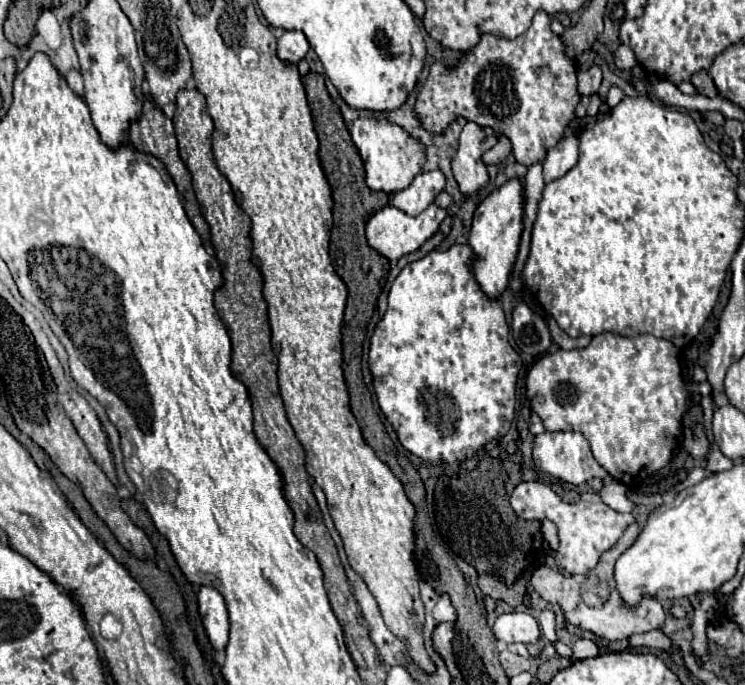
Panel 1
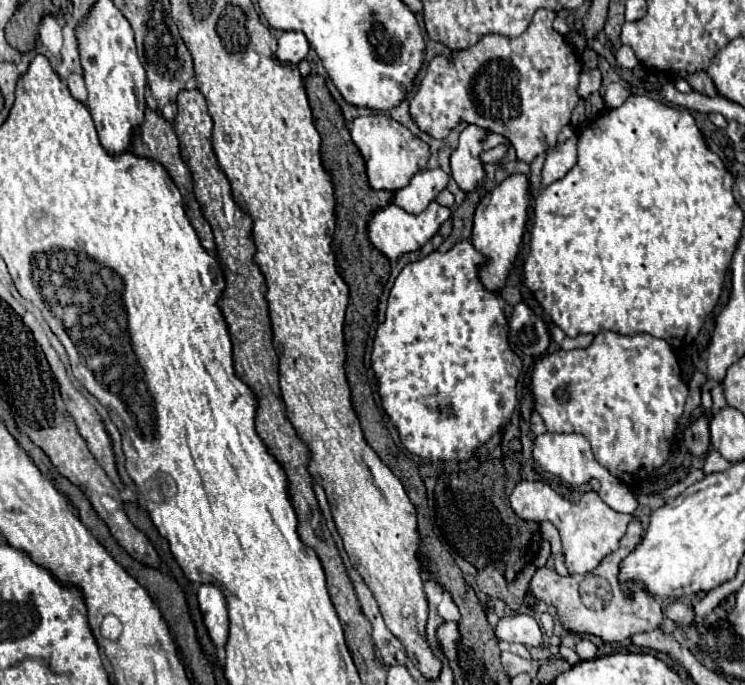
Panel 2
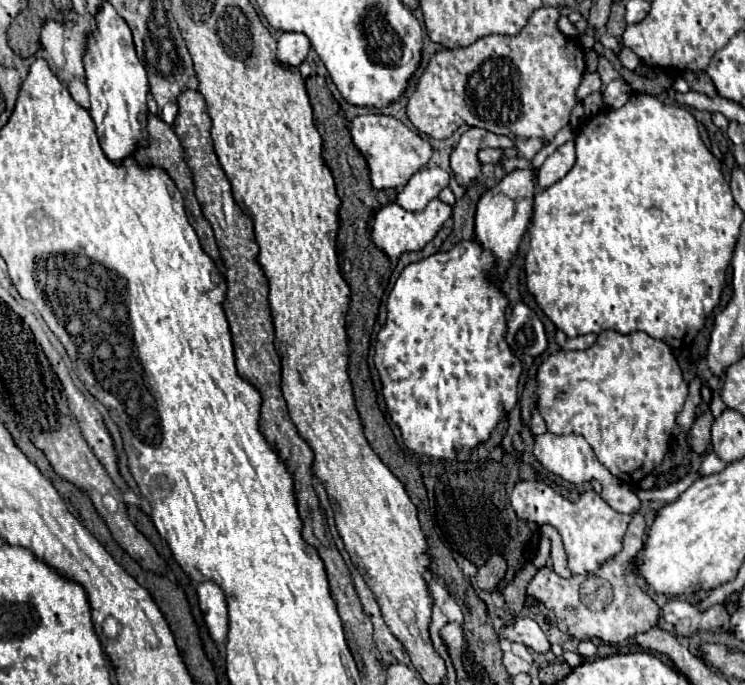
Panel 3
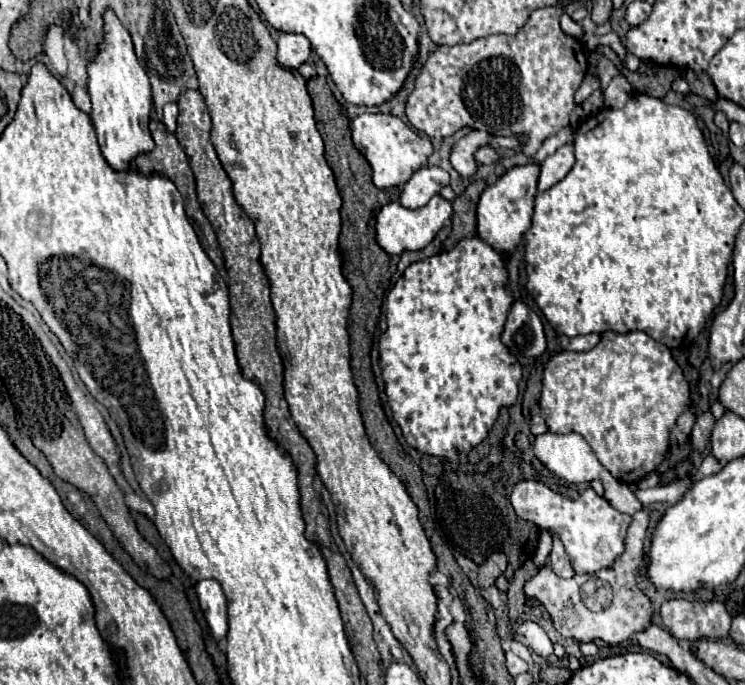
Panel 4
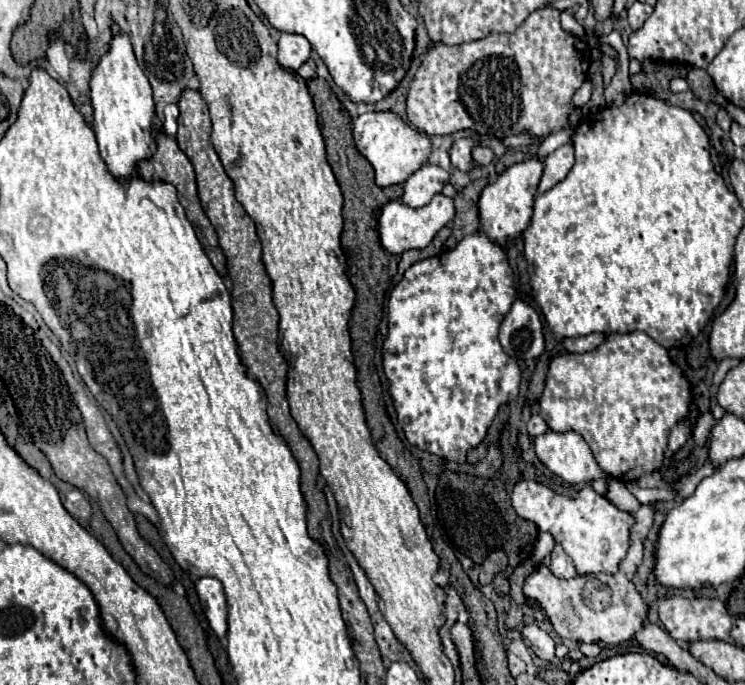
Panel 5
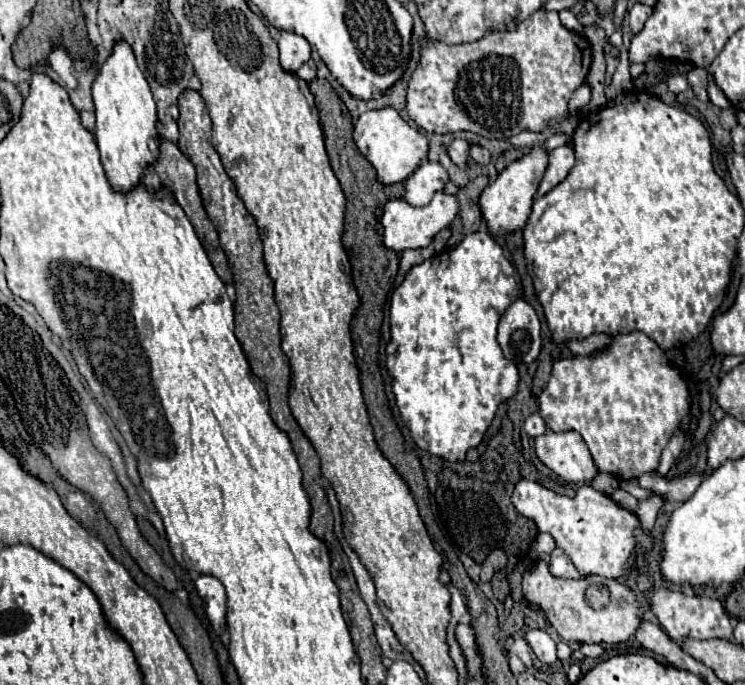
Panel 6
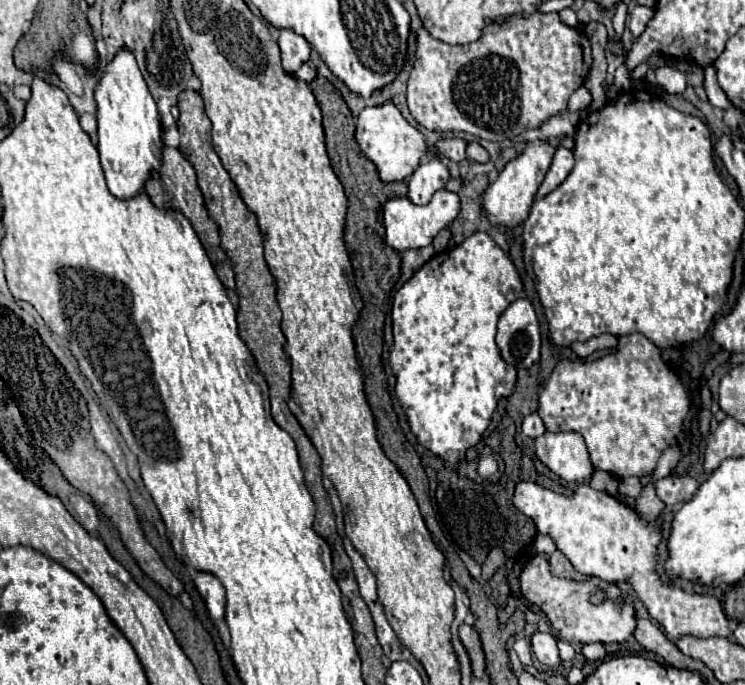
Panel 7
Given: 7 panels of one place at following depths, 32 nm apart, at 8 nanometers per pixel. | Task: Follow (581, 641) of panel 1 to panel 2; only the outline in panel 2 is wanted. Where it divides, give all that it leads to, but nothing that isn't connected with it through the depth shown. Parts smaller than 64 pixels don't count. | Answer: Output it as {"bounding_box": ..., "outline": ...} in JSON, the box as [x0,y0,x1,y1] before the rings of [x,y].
{"bounding_box":[574,640,596,660],"outline":[[[578,640],[576,642],[576,648],[574,652],[578,654],[580,660],[590,660],[590,658],[596,658],[596,646],[590,642],[590,640]]]}

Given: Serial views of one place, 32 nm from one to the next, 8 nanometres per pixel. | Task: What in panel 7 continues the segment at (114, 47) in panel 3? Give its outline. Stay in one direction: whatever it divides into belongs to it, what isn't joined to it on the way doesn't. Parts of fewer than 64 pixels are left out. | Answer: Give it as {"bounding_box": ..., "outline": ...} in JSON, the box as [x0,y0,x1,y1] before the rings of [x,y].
{"bounding_box":[94,48,164,198],"outline":[[[120,48],[104,66],[104,74],[94,88],[94,100],[98,106],[98,152],[108,188],[118,198],[132,198],[144,188],[148,176],[158,176],[164,142],[156,102],[128,48]]]}

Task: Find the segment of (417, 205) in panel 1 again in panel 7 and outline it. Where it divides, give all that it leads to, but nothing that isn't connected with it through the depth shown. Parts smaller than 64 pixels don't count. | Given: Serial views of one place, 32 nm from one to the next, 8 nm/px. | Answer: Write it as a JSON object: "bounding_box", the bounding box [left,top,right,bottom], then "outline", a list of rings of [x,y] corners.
{"bounding_box":[408,158,450,204],"outline":[[[424,158],[408,180],[408,200],[414,204],[428,204],[434,192],[442,190],[450,180],[448,168],[436,158]]]}

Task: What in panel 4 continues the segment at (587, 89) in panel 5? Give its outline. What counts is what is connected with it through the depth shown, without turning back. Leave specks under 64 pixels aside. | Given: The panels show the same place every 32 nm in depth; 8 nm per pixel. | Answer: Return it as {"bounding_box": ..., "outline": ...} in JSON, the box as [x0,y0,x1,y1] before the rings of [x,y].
{"bounding_box":[576,74,600,104],"outline":[[[586,74],[586,78],[582,80],[582,86],[576,90],[576,102],[582,104],[592,92],[594,88],[600,88],[600,80],[596,74]]]}

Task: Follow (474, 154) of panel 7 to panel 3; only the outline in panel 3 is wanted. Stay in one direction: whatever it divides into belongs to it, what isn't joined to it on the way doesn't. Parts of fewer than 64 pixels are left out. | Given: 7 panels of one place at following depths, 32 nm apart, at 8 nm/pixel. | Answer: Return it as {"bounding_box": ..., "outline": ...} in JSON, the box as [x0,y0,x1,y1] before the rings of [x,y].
{"bounding_box":[478,148,504,164],"outline":[[[490,148],[490,150],[482,150],[480,154],[478,154],[478,158],[480,158],[480,162],[482,164],[488,164],[488,162],[492,162],[492,164],[496,164],[496,162],[500,162],[500,156],[504,154],[504,150],[502,148]]]}

